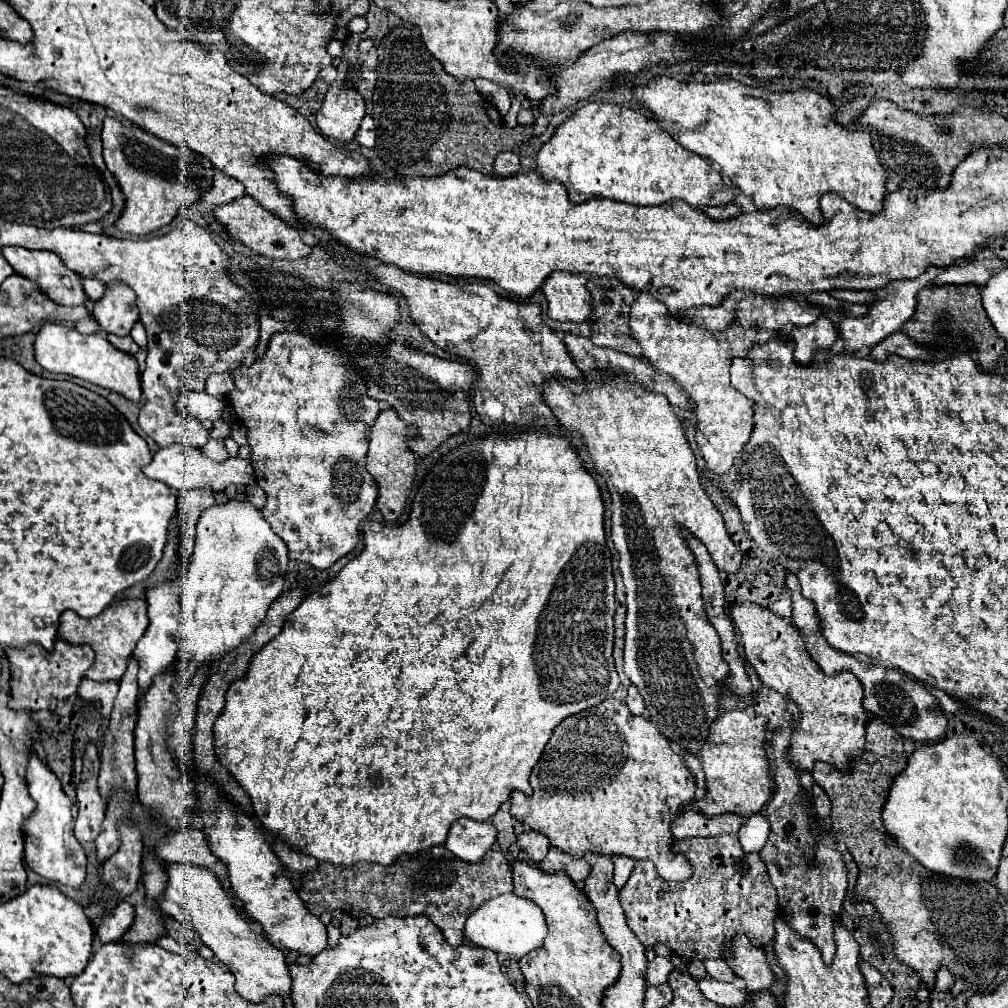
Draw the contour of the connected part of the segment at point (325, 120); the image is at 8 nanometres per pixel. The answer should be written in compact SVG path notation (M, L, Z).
M339 60L337 78L329 86L329 92L325 94L321 110L317 112L319 130L327 138L341 140L341 142L353 140L353 136L359 130L359 124L365 116L363 96L355 88L345 90L347 68L349 68L349 64L345 60Z

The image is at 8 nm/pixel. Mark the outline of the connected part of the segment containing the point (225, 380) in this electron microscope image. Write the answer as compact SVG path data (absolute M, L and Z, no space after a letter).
M225 372L225 374L211 374L207 378L207 392L219 398L225 398L225 394L229 394L233 388L233 378Z

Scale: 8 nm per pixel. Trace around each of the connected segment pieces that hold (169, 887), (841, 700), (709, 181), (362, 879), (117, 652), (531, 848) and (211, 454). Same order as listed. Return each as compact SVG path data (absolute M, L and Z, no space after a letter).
M165 862L167 884L163 894L157 898L157 906L161 912L173 916L175 920L193 926L203 944L209 946L217 960L221 960L237 978L237 992L249 1002L263 1002L269 994L289 994L291 992L291 976L285 964L285 956L281 950L271 946L263 936L255 934L239 916L233 900L221 888L217 876L203 866L193 866L191 862Z
M749 602L741 604L741 606L735 606L731 610L731 620L739 630L741 644L743 644L743 650L745 650L745 660L755 668L759 680L767 688L791 698L801 710L801 720L799 720L801 724L797 728L793 728L793 744L791 744L791 760L795 762L797 770L811 772L813 762L821 760L821 762L827 762L827 764L839 768L843 774L849 774L851 760L855 760L857 756L863 754L865 726L869 722L867 712L865 712L865 708L861 704L863 702L863 686L861 686L861 682L851 672L839 672L833 678L823 674L819 664L807 652L803 634L797 630L797 626L791 620L773 614L767 606L749 604Z
M589 102L567 118L553 134L553 138L537 154L537 170L545 180L559 180L567 186L571 202L579 204L591 198L611 198L635 206L657 206L675 198L685 200L693 208L721 206L735 202L737 194L733 186L725 184L723 176L711 168L711 164L683 148L669 132L665 132L657 120L647 118L641 110L621 108L617 104Z
M433 846L417 854L403 854L389 866L359 862L353 866L337 866L319 862L317 870L303 874L299 896L315 916L323 912L343 910L353 918L373 916L427 916L451 946L463 944L465 918L481 906L481 902L513 890L509 862L503 852L489 850L477 864L459 860L445 846Z
M115 598L99 616L95 618L81 618L75 612L61 614L61 626L59 626L59 638L67 640L69 644L89 644L95 652L95 664L85 672L85 678L105 682L115 680L119 682L121 676L127 670L127 662L131 652L135 650L137 640L143 636L143 632L149 626L147 618L147 604L141 600L125 600Z
M523 832L519 838L517 838L517 844L521 848L521 856L523 858L529 858L531 862L541 862L551 846L549 838L545 838L543 834L537 834L537 832Z
M209 440L207 446L203 448L203 454L205 454L207 458L215 460L215 462L223 462L223 460L229 458L229 454L227 454L223 442L219 442L219 440Z

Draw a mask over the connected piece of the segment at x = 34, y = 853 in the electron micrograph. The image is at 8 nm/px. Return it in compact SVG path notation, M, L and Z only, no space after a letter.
M35 752L31 754L27 770L25 770L25 784L27 784L29 796L33 798L33 802L37 802L37 810L33 810L33 814L29 816L29 822L25 824L27 866L47 880L55 880L63 886L79 888L85 880L87 858L77 838L73 836L77 806L67 798L67 794L61 788L59 778L51 772L49 766L45 766L37 758Z

